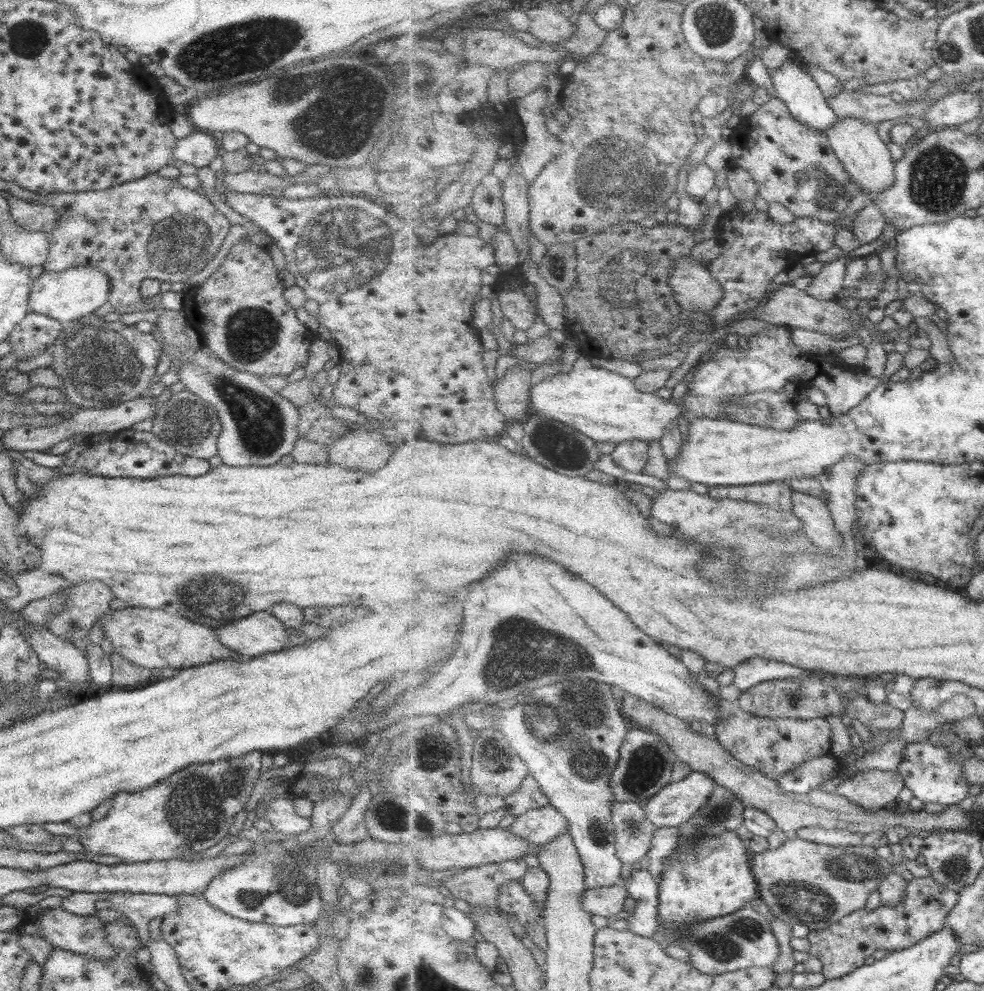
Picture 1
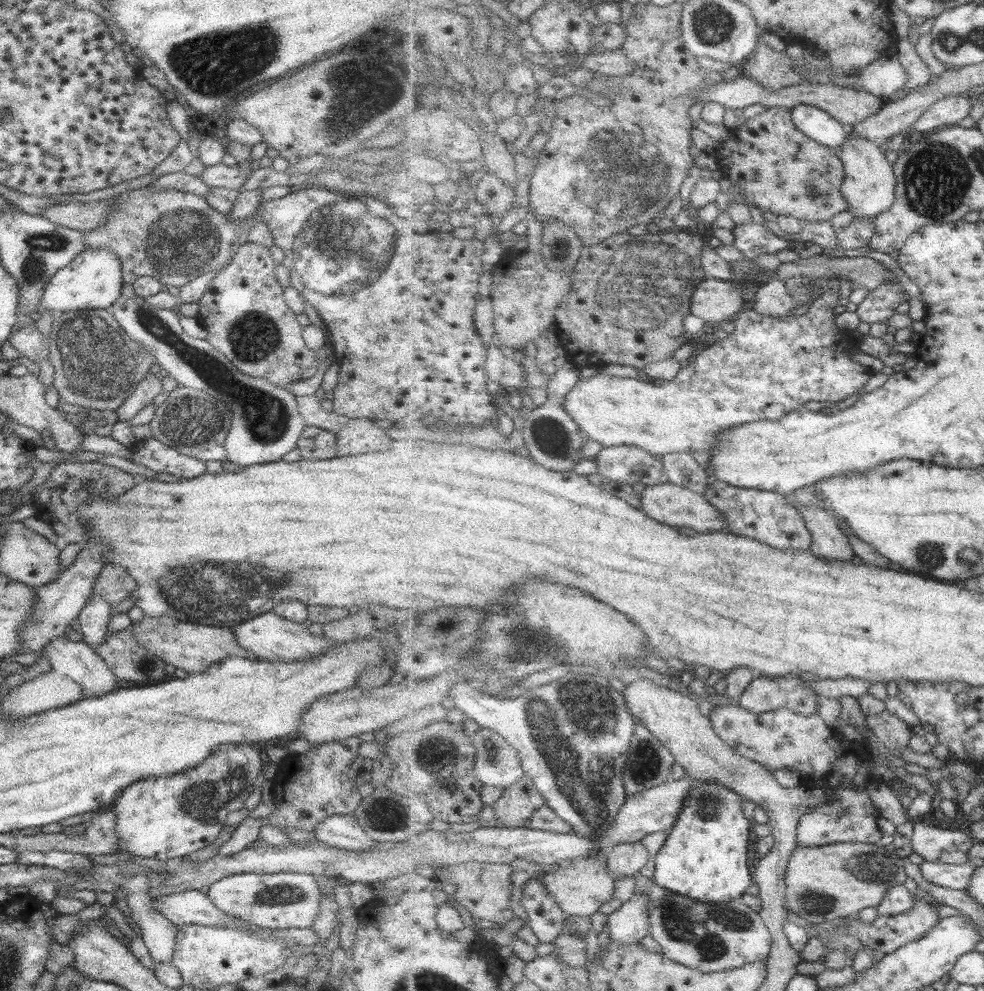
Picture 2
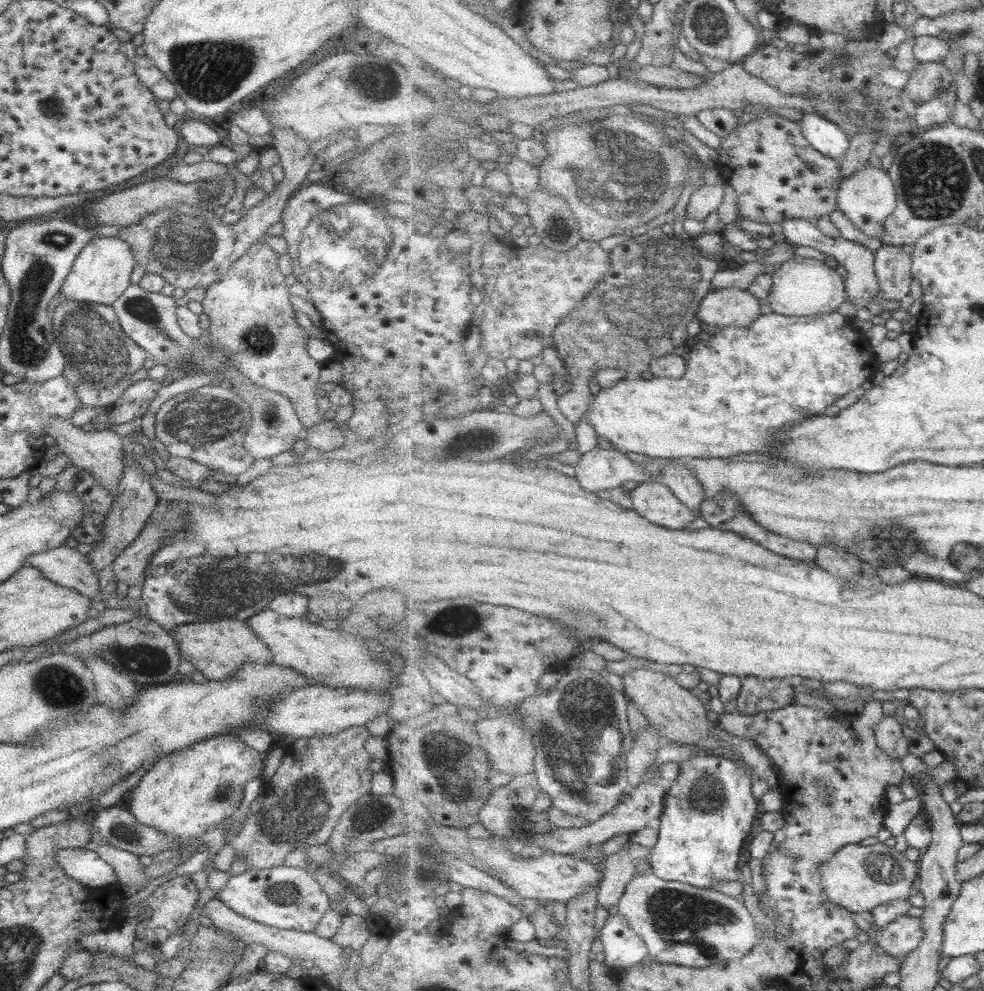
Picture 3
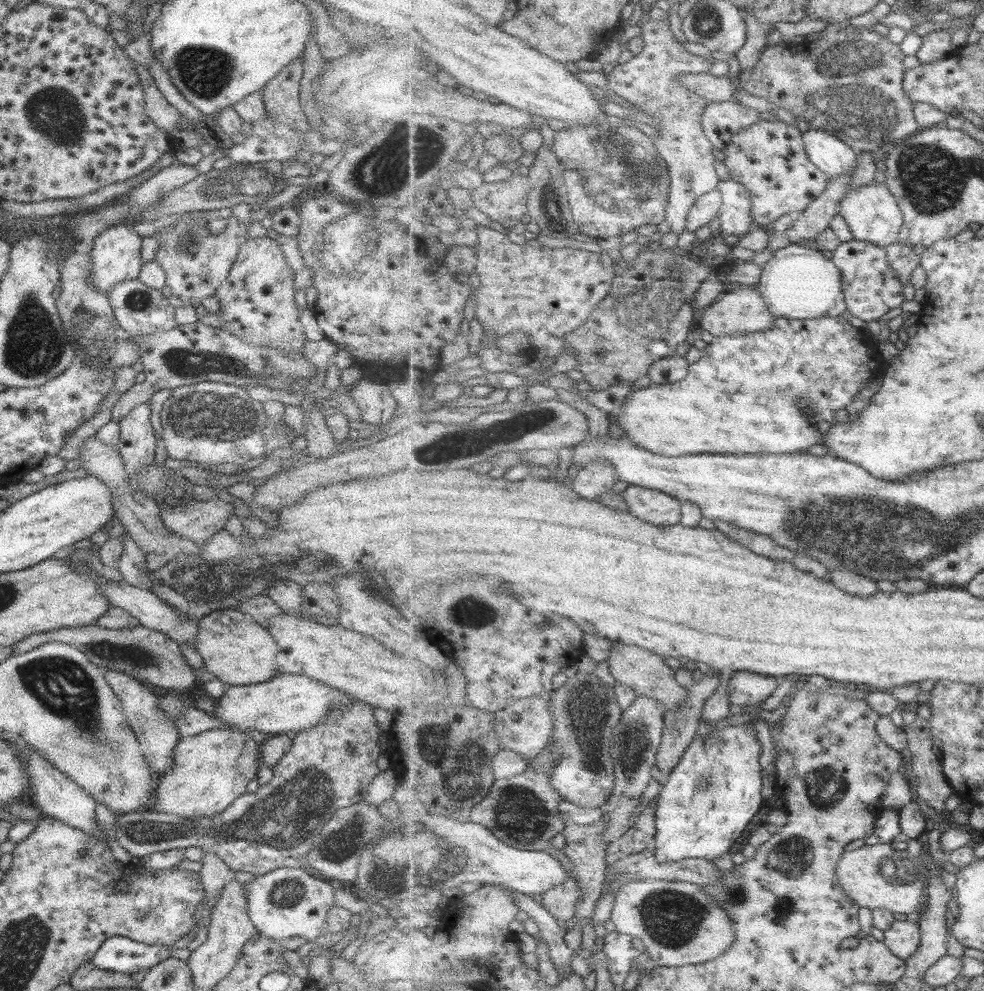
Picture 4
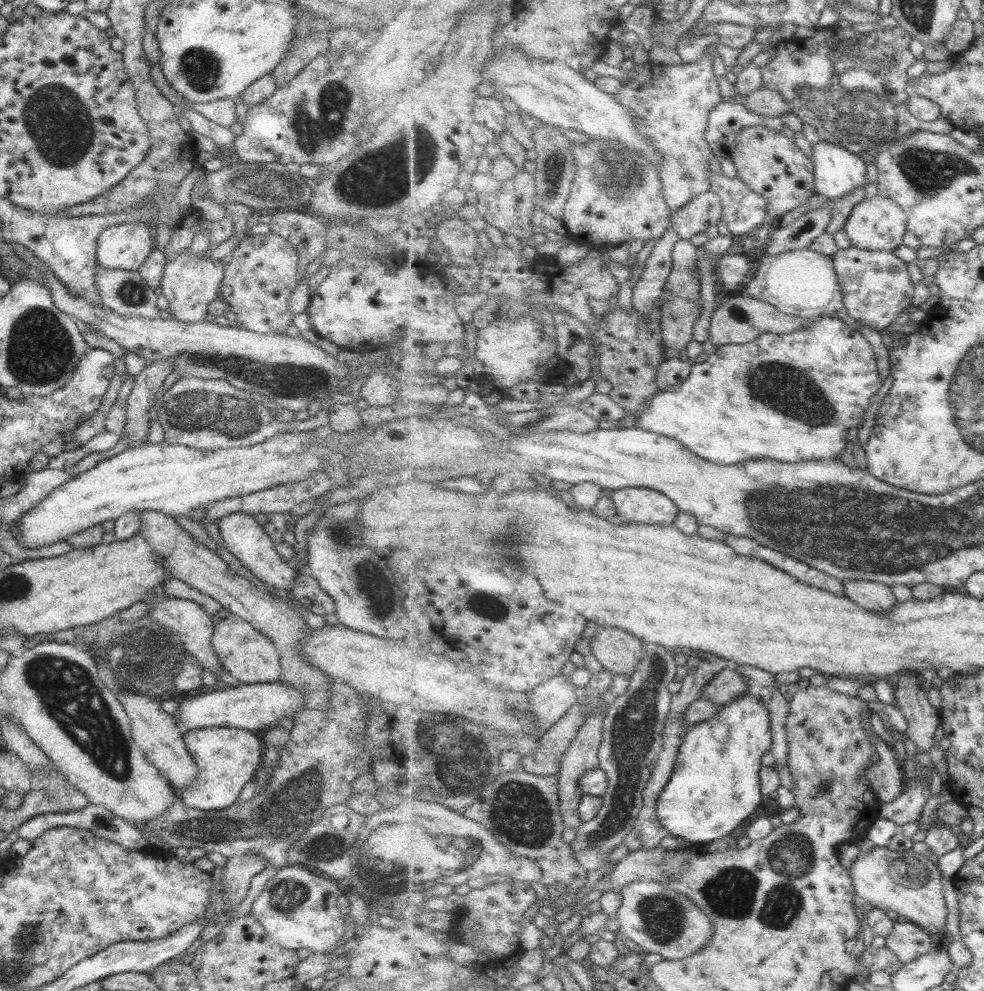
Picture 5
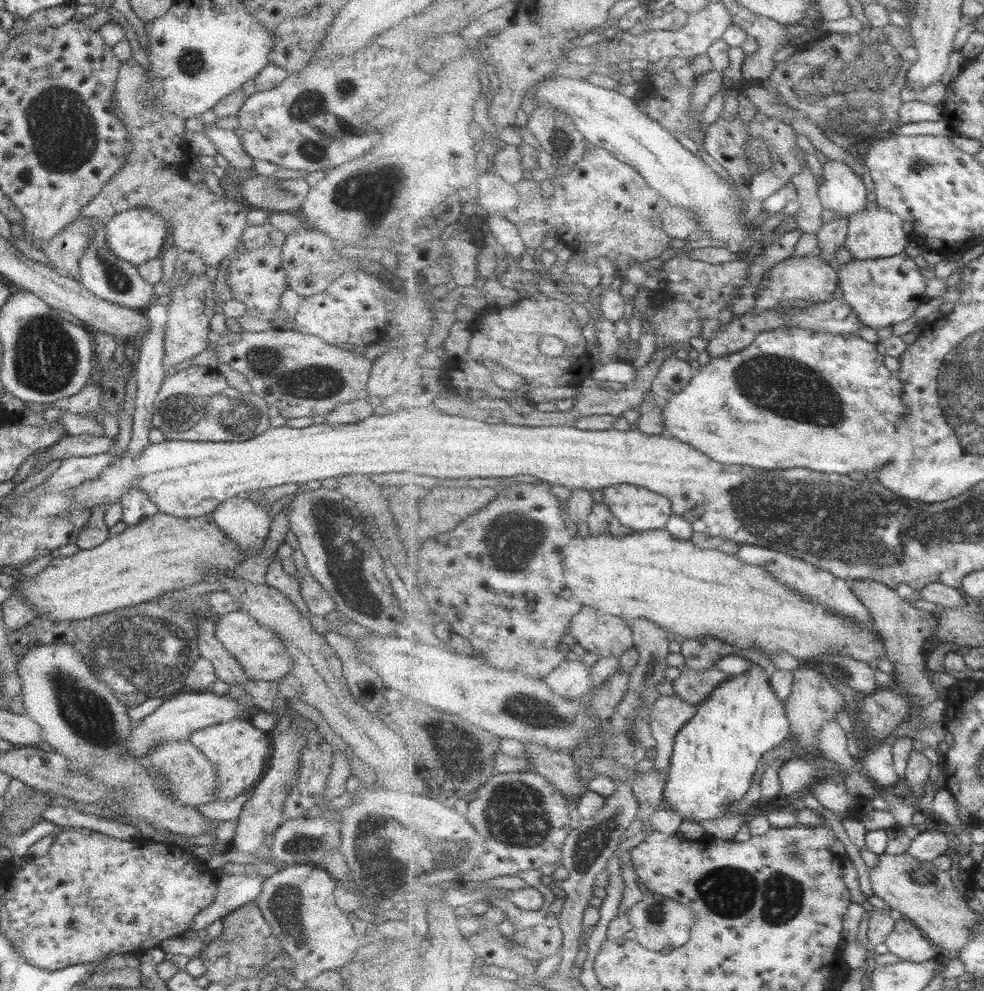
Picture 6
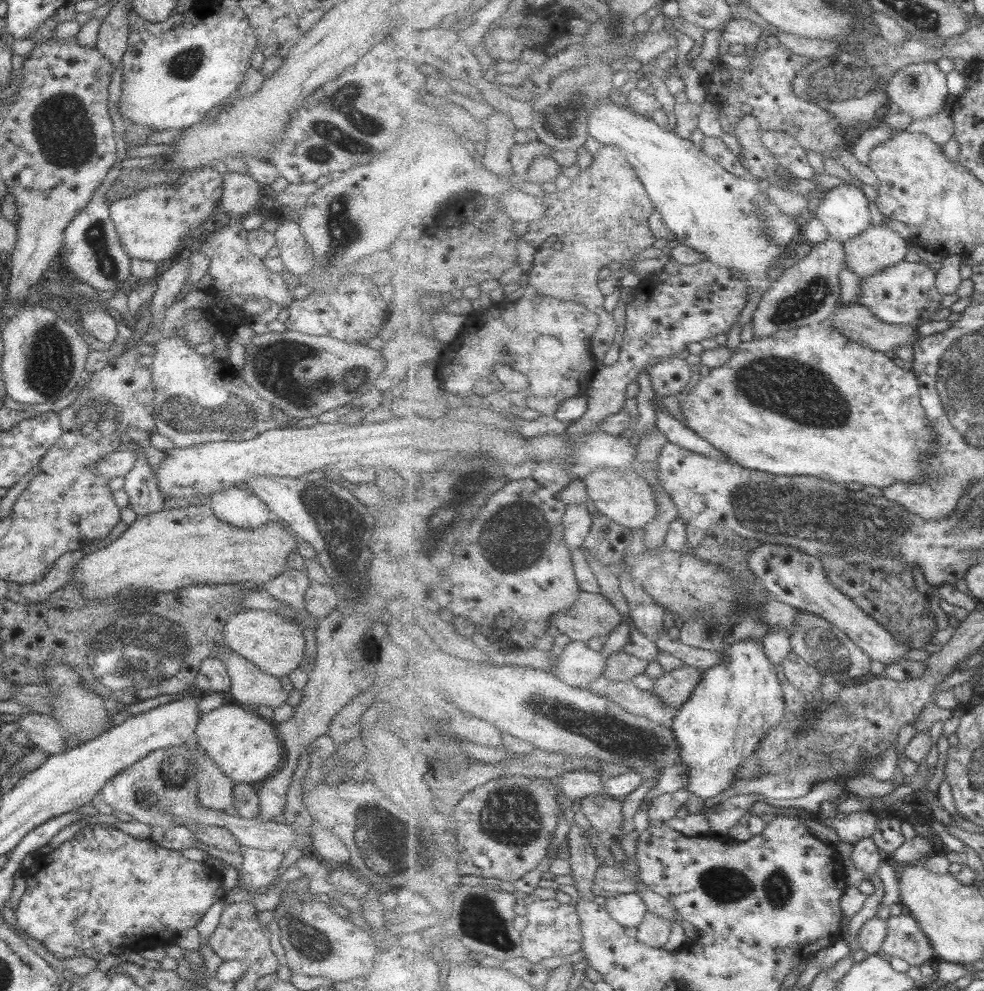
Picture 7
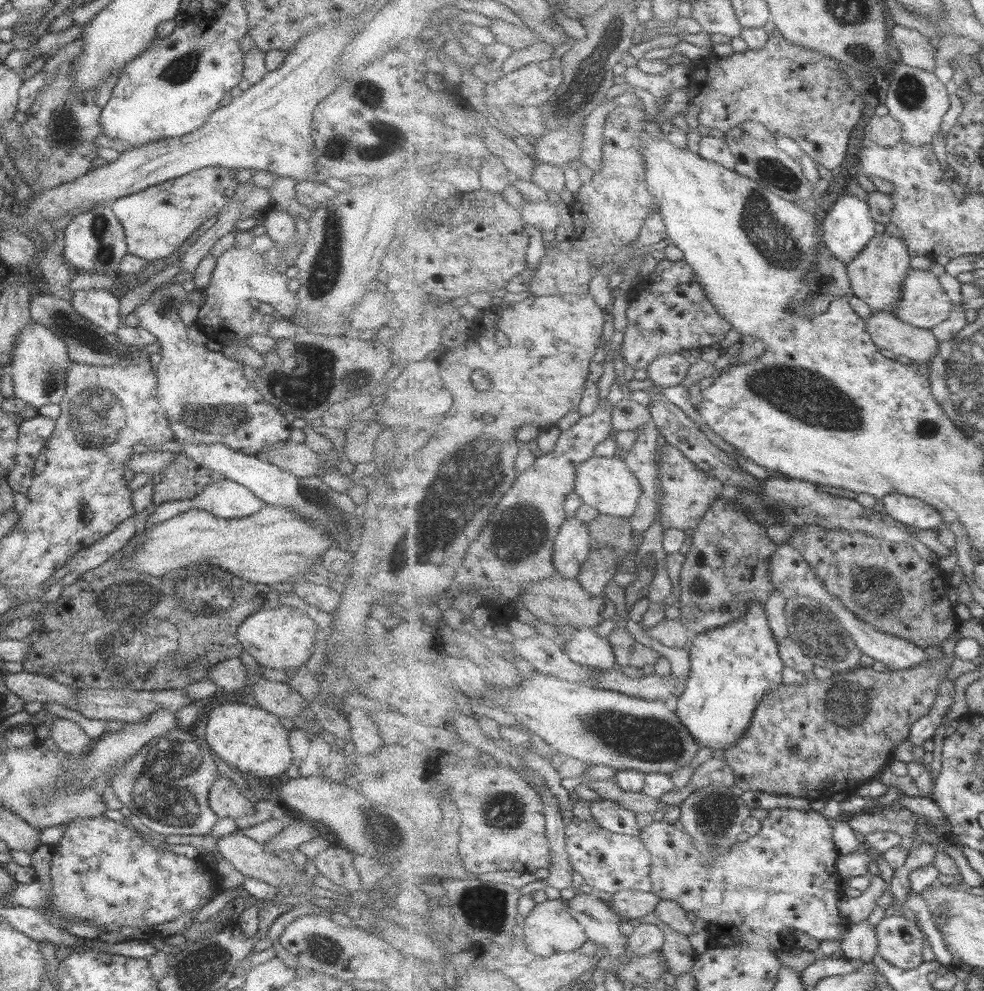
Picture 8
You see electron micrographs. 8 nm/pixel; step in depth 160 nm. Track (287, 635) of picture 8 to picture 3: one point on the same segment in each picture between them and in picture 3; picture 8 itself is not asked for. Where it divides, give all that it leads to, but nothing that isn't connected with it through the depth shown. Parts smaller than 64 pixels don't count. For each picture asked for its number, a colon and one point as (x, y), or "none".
3: (215, 648)
4: (235, 649)
5: (243, 652)
6: (261, 655)
7: (274, 645)

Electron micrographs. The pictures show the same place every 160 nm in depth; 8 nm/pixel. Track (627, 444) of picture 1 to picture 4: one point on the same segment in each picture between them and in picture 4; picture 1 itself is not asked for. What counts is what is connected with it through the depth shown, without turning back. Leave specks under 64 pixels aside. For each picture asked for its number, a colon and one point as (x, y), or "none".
2: (629, 464)
3: (601, 469)
4: (590, 482)

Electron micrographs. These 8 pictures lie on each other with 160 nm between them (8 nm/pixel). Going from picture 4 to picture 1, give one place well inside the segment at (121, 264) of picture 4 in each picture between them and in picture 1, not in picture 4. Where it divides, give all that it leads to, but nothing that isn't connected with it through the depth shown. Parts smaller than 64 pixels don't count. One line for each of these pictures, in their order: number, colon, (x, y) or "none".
1: (67, 295)
2: (92, 280)
3: (100, 273)

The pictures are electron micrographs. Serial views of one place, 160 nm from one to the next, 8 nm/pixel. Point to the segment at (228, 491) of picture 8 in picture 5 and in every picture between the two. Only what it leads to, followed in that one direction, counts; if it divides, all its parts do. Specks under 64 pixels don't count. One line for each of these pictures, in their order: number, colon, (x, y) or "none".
5: (240, 535)
6: (242, 521)
7: (239, 508)

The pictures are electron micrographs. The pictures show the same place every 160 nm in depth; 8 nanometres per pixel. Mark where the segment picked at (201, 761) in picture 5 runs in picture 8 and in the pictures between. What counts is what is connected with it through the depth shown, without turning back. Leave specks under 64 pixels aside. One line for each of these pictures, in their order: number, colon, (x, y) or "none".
6: (238, 751)
7: (245, 748)
8: (244, 736)

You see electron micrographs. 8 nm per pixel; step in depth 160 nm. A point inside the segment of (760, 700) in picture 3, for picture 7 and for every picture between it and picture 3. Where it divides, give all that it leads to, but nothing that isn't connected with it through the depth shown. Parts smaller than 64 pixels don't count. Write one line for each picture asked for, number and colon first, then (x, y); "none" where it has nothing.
4: (747, 688)
5: (729, 685)
6: (694, 686)
7: (675, 687)

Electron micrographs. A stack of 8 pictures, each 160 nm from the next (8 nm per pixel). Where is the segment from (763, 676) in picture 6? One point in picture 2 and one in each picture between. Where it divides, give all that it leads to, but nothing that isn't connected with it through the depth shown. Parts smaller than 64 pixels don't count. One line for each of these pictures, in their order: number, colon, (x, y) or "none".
2: (705, 858)
3: (709, 811)
4: (711, 797)
5: (716, 784)

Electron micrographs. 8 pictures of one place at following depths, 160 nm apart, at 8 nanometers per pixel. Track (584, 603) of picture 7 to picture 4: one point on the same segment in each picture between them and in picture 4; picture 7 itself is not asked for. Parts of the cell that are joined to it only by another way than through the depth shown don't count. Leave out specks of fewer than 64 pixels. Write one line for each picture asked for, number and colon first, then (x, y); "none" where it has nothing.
4: (644, 671)
5: (618, 651)
6: (606, 635)

